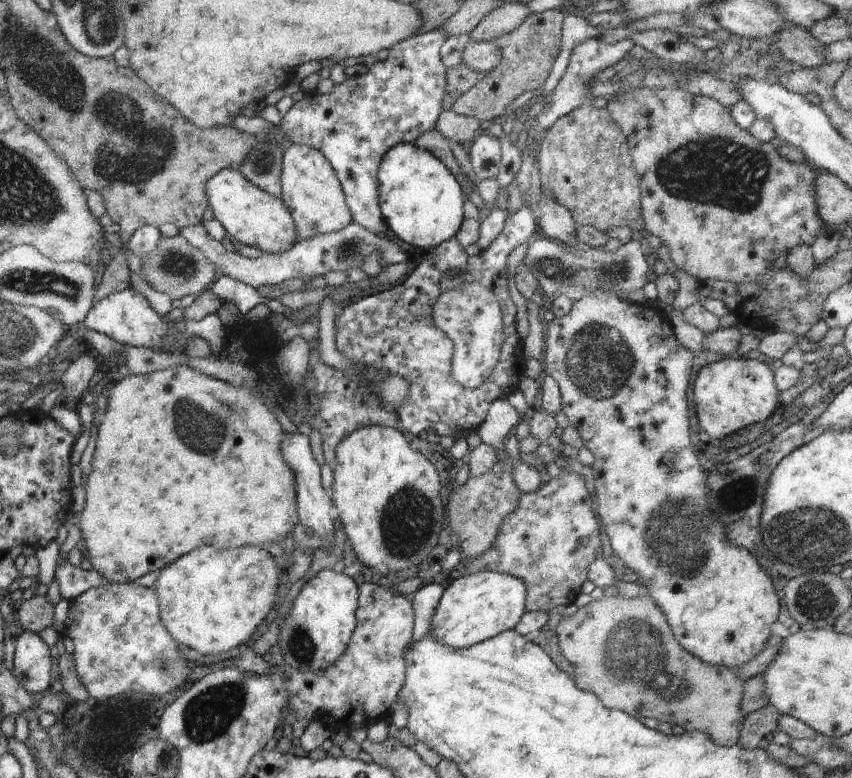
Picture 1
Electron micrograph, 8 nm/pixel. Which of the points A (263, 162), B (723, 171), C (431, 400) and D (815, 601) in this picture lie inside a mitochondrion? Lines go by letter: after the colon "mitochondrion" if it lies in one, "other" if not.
A: mitochondrion
B: mitochondrion
C: other
D: mitochondrion

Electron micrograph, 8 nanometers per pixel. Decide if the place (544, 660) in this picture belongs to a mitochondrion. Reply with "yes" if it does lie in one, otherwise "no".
no

